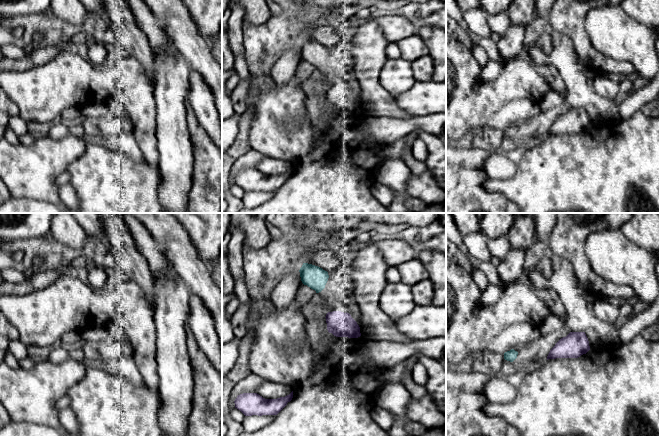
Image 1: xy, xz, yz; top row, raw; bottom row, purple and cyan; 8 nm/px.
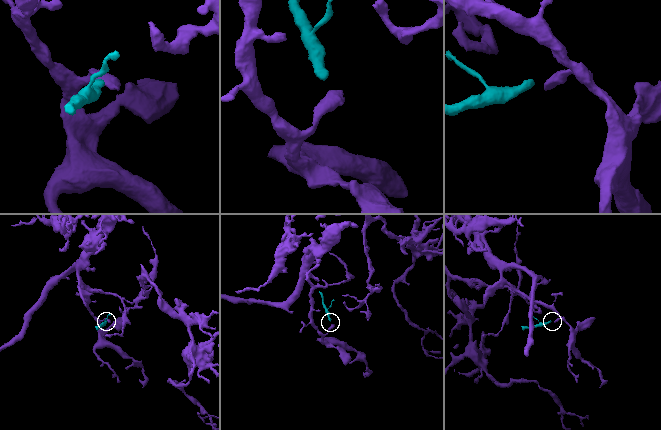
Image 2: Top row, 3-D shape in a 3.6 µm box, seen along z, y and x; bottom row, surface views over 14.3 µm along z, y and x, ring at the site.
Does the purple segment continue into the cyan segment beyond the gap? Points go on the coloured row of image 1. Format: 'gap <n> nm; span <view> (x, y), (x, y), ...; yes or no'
gap 180 nm; span xz (328, 312), (318, 292); no

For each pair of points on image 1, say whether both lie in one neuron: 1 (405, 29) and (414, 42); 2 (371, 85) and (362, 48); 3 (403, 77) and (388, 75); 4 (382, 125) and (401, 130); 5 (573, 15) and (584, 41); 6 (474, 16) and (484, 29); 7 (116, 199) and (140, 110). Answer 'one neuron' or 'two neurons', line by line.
1: two neurons
2: one neuron
3: one neuron
4: one neuron
5: one neuron
6: one neuron
7: two neurons

